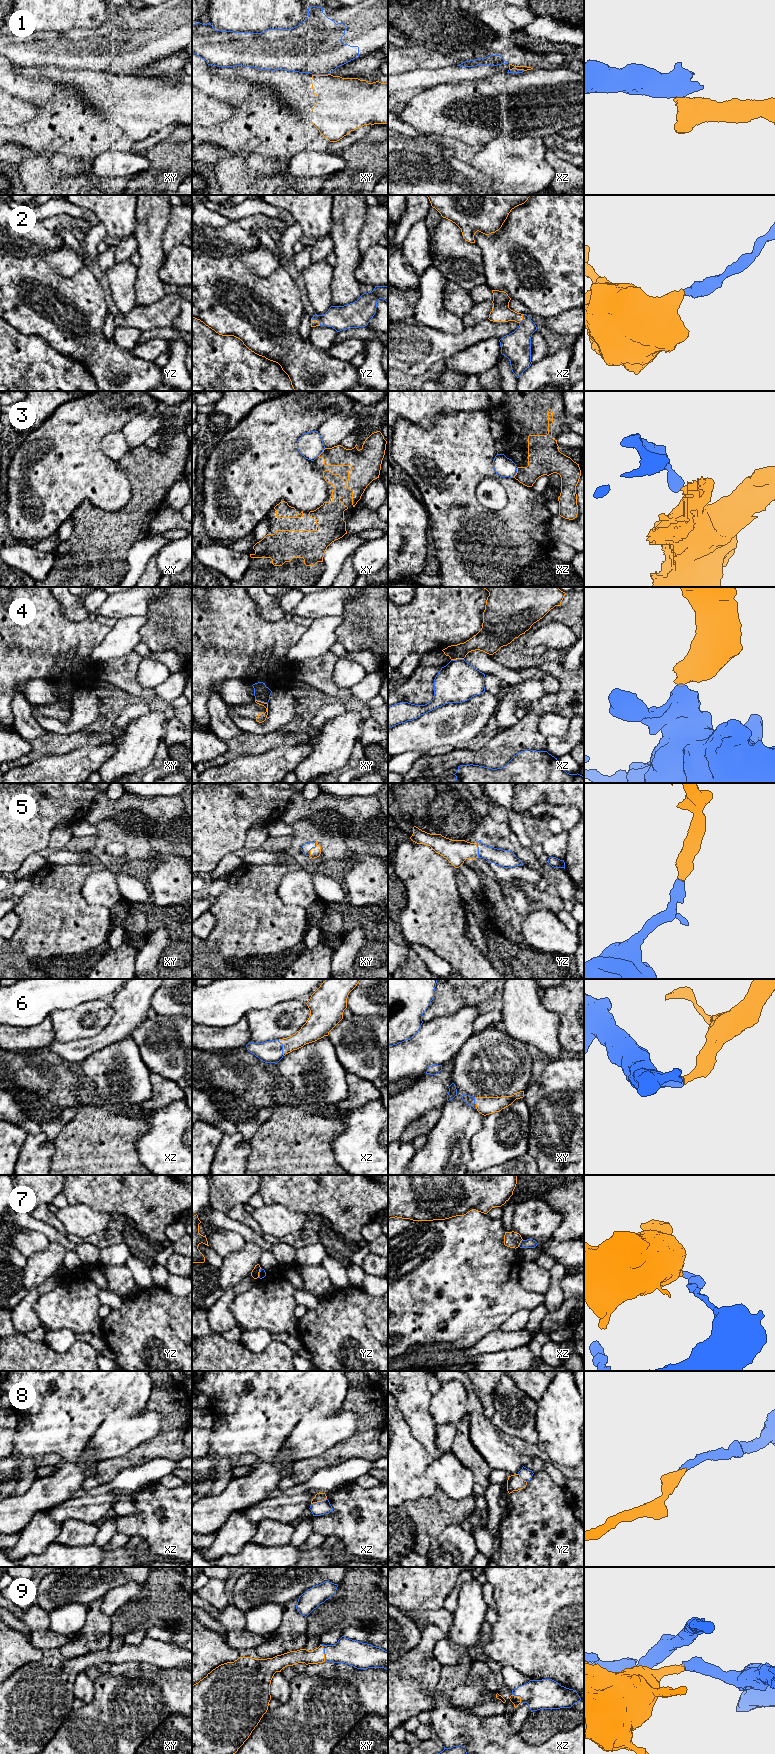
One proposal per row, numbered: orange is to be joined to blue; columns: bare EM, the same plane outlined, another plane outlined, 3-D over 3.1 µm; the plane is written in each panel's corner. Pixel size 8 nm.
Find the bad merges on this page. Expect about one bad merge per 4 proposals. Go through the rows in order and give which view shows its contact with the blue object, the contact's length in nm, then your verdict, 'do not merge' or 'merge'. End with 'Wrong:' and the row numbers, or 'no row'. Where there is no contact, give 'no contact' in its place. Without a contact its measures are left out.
1: xy | 150 nm | do not merge
2: xz | 90 nm | merge
3: xz | 100 nm | do not merge
4: xy | 110 nm | do not merge
5: xy | 140 nm | merge
6: xz | 140 nm | merge
7: xz | 70 nm | do not merge
8: xz | 140 nm | merge
9: xy | 150 nm | merge
Wrong: 1, 3, 4, 7

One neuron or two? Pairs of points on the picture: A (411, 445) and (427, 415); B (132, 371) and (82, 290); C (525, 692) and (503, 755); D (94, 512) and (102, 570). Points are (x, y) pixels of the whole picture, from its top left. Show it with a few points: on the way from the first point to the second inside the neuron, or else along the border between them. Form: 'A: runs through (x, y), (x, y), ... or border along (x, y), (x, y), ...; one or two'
A: border along (441, 414), (430, 428), (421, 428), (399, 418); two
B: runs through (111, 354), (91, 334), (90, 321), (83, 311); one
C: border along (519, 719), (504, 730); two
D: runs through (94, 526), (97, 534), (97, 556); one

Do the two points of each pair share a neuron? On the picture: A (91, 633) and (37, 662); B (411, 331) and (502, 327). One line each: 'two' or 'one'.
A: one
B: one

